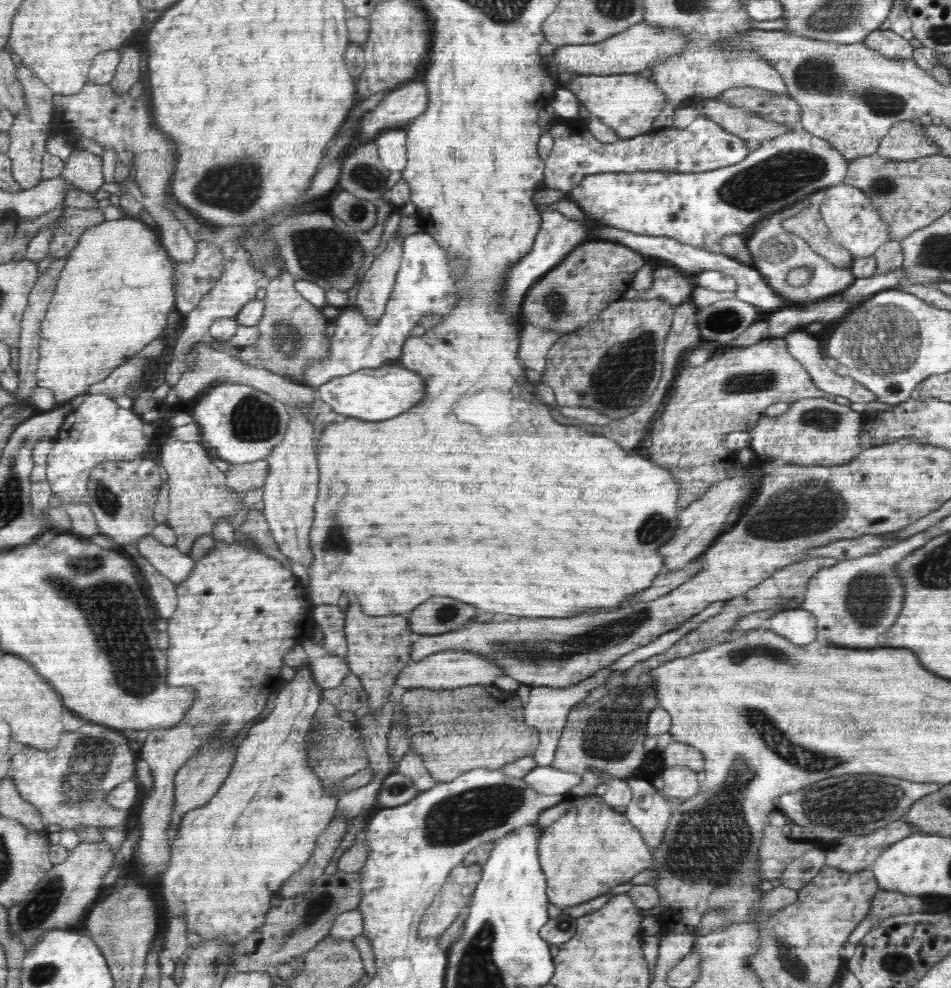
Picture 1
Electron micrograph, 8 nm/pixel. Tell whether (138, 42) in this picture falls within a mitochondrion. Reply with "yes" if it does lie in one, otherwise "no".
no

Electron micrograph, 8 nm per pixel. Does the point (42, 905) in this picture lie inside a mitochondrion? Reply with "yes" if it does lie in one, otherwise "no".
yes

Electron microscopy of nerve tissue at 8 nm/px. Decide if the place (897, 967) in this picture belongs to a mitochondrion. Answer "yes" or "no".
yes

